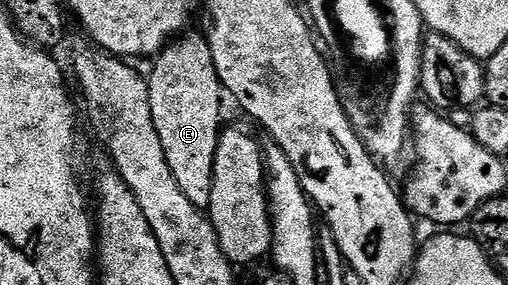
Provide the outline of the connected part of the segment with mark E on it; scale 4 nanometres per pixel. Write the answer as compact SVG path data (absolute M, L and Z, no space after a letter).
M188 30L172 40L154 57L152 64L155 65L146 77L149 86L149 106L153 106L153 126L157 126L165 158L169 162L169 170L173 170L177 186L181 186L185 198L189 198L193 206L204 210L210 209L213 198L213 162L221 131L219 115L223 112L223 100L225 101L225 89L219 80L217 66L213 66L213 50L209 50L209 42L202 31Z

